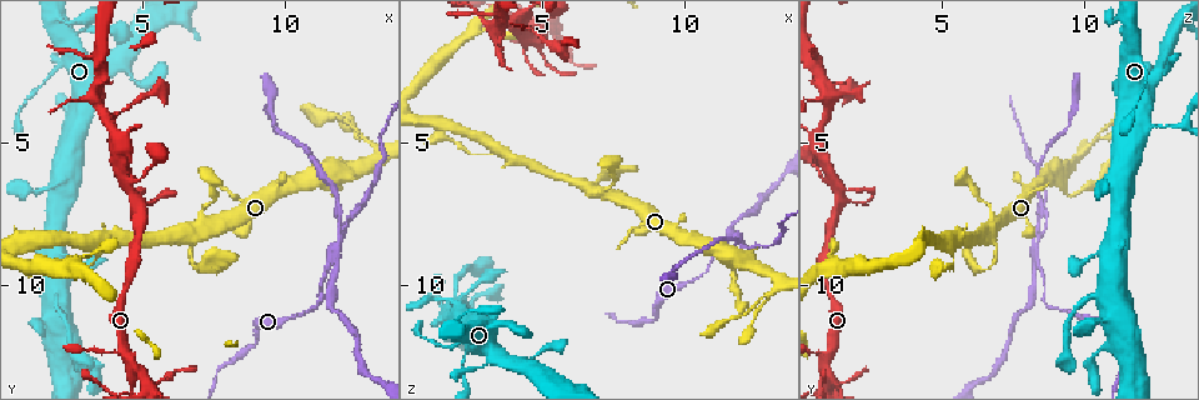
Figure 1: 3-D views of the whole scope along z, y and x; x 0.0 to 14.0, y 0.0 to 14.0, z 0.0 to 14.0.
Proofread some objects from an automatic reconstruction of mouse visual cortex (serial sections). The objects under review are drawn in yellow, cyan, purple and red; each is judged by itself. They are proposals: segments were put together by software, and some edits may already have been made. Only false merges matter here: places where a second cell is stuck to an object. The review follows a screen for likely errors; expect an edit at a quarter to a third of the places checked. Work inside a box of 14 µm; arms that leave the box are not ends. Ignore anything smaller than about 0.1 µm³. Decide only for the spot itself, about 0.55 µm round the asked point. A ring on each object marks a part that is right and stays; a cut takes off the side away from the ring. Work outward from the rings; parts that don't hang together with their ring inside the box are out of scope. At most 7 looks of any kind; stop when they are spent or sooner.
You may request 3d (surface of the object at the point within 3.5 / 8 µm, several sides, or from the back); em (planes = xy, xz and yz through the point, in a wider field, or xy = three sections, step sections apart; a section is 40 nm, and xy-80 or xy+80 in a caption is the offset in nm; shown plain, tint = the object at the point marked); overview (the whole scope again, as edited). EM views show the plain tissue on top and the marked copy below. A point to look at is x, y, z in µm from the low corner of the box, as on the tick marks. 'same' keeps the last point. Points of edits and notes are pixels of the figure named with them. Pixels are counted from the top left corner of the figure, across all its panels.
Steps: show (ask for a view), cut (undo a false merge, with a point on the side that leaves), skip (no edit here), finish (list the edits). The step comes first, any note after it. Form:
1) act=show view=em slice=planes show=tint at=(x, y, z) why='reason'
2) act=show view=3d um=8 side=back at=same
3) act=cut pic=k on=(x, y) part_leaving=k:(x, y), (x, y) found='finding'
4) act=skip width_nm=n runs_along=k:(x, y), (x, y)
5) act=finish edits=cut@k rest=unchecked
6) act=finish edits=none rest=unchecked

act=show view=3d um=8 side=back at=(11.5, 9.2, 8.3) why='two arms at a narrow angle'

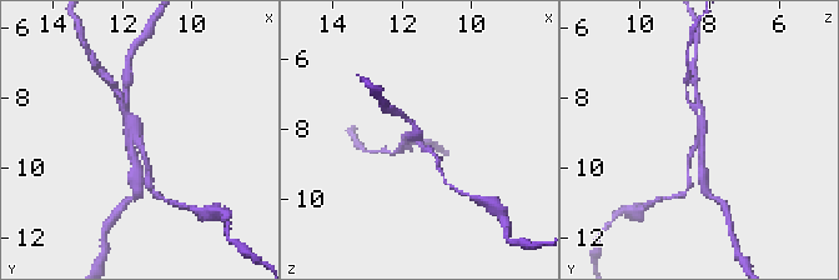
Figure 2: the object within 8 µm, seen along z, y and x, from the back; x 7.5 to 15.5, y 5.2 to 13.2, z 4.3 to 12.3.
act=show view=em slice=planes show=tint at=(11.5, 9.3, 8.4) arms=3 arm_widths_nm=150,150,200

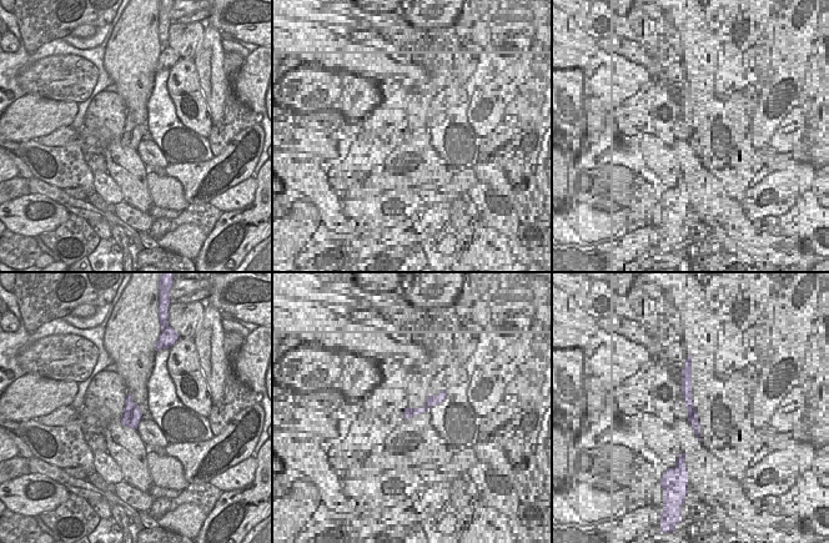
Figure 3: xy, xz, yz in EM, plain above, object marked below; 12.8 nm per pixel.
act=cut pic=2 on=(136, 164) found='a second cell is stuck on'

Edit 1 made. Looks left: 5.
act=show view=overview

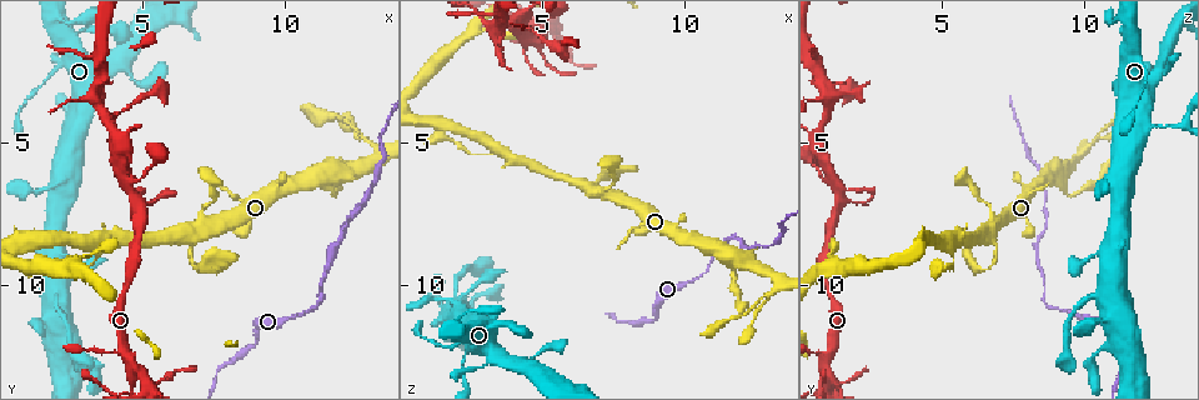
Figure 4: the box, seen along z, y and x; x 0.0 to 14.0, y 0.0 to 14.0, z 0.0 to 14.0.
act=show view=3d um=8 at=(13.0, 6.6, 8.5)

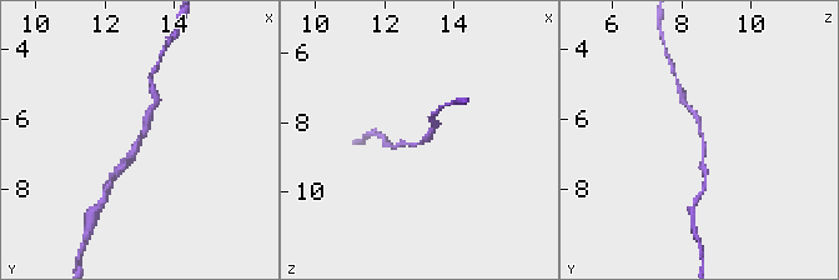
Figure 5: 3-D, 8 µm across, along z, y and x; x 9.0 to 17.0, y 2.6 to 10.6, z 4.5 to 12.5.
act=show view=3d um=3.5 at=(13.1, 6.4, 8.6) why='closer look'

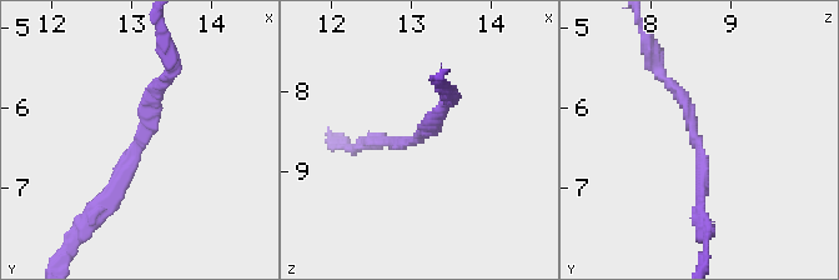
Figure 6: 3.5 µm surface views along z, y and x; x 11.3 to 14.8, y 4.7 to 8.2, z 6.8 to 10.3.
act=show view=em slice=xy step=3 show=tint at=(13.00, 6.50, 8.60) arm_widths_nm=150,200

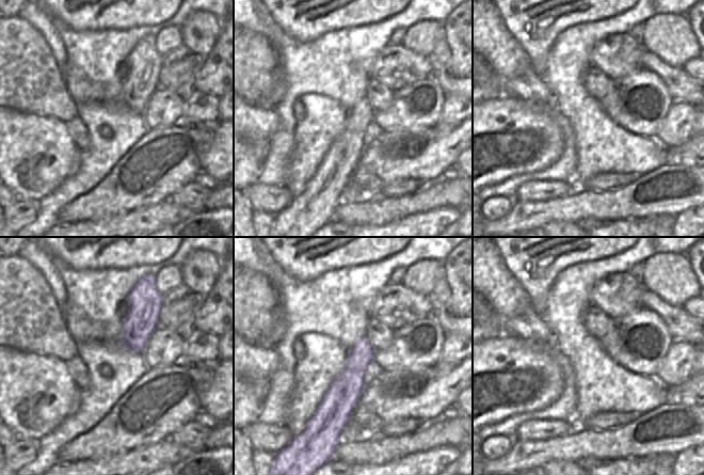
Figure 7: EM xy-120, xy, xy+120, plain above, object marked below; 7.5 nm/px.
act=skip runs_along=6:(88, 221), (126, 175), (165, 79) found='continuous, no second cell'

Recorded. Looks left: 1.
act=finish edits=cut@2 rest=unchecked

